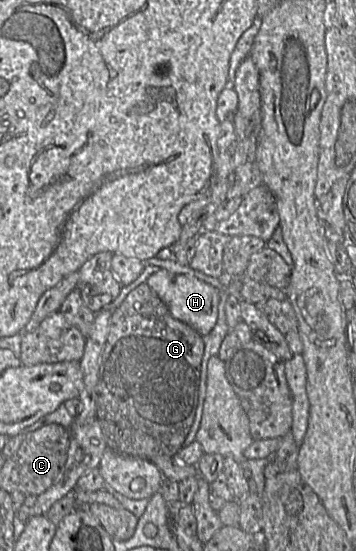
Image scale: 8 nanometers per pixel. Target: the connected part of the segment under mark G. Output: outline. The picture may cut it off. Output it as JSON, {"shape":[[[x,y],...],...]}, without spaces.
{"shape":[[[141,283],[127,295],[122,304],[112,314],[110,332],[101,358],[100,377],[98,380],[97,419],[100,421],[109,449],[123,455],[151,460],[159,456],[175,457],[181,449],[186,447],[183,446],[183,443],[194,422],[199,400],[201,363],[204,348],[203,336],[188,324],[174,318],[168,306],[147,283]]]}

